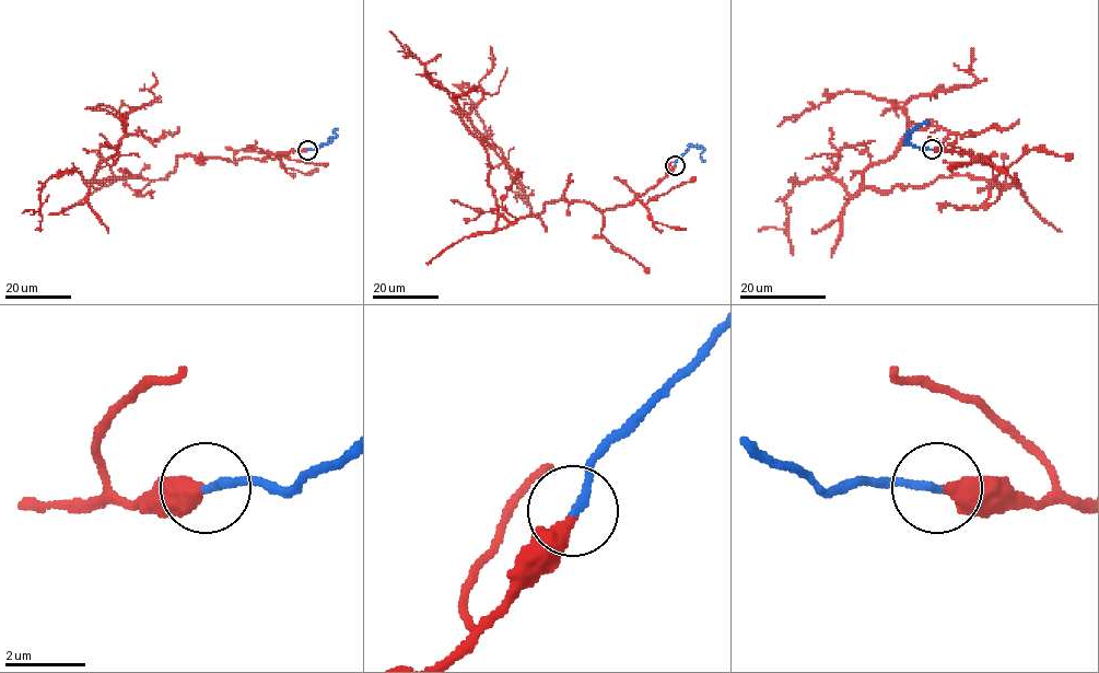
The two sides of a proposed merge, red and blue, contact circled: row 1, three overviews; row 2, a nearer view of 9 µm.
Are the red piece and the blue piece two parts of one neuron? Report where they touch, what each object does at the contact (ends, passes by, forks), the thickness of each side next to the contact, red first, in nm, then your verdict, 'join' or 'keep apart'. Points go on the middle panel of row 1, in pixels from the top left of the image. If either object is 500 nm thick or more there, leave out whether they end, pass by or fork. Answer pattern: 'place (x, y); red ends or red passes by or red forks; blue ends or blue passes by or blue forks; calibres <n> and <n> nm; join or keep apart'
place (675, 165); red ends; blue ends; calibres 440 and 200 nm; join

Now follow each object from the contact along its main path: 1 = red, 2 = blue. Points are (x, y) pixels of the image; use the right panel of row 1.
1: (933, 149), (990, 160), (1008, 185), (864, 186), (907, 132), (901, 108), (867, 94), (778, 126)
2: (932, 149), (919, 149), (907, 142), (912, 131), (928, 122)

